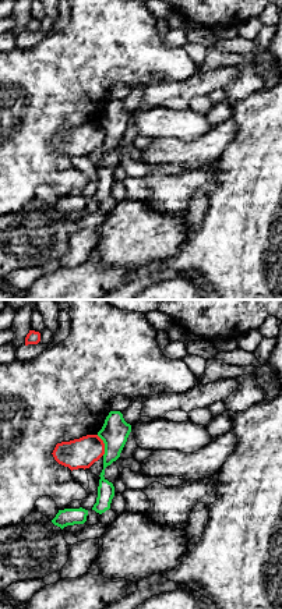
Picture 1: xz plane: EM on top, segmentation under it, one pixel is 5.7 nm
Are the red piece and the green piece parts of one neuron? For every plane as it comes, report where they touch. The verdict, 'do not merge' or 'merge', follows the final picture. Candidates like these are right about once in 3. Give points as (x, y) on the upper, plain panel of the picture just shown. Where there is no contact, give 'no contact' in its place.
(104, 133)

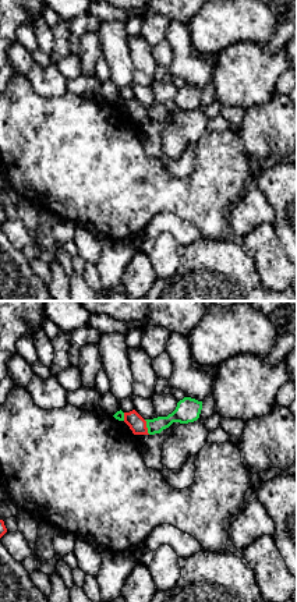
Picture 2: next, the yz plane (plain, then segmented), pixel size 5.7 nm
(145, 114)

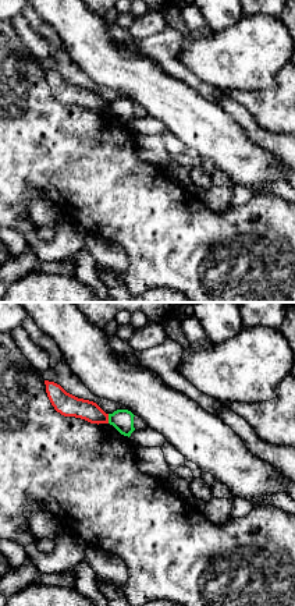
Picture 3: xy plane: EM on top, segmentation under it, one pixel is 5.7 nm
(107, 106)

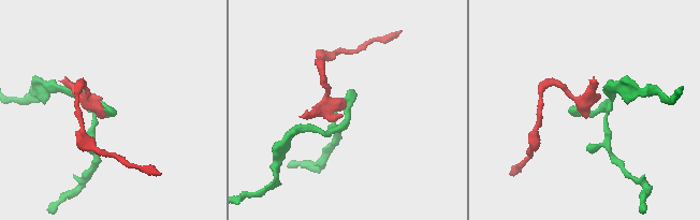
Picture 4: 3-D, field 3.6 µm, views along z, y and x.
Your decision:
do not merge

